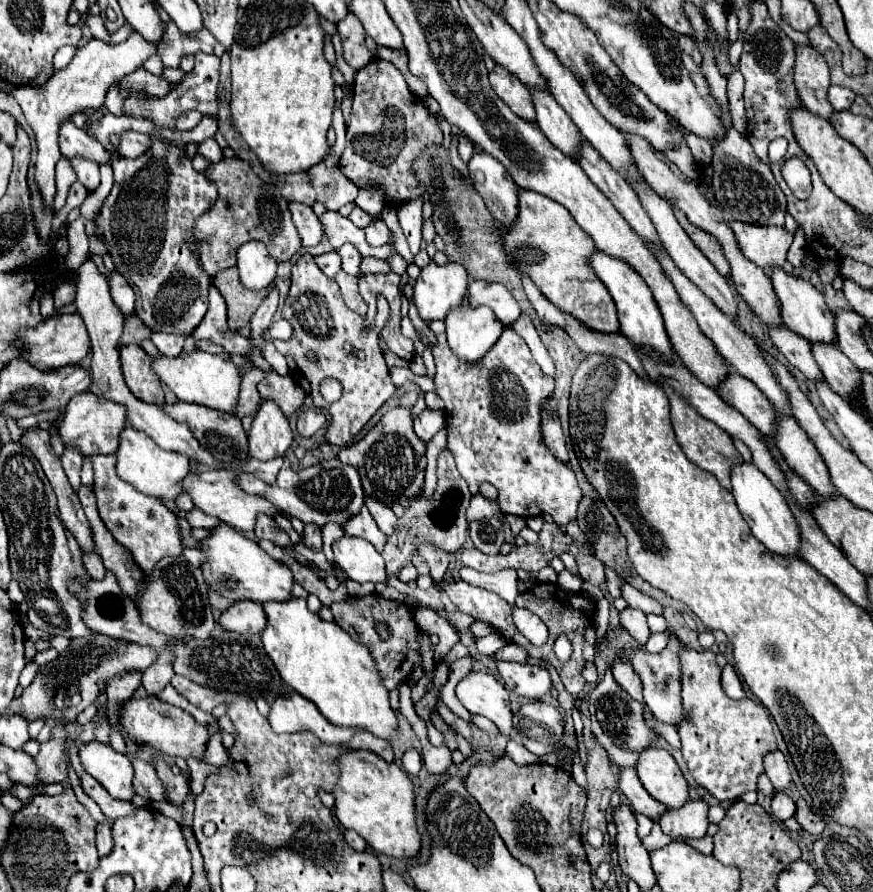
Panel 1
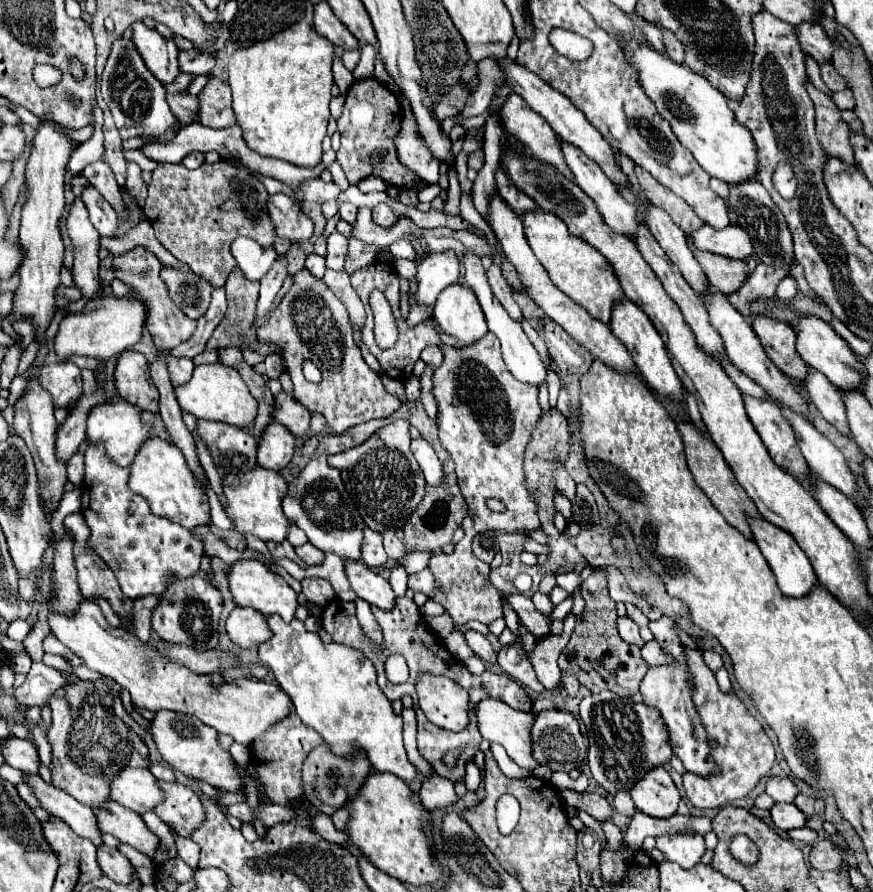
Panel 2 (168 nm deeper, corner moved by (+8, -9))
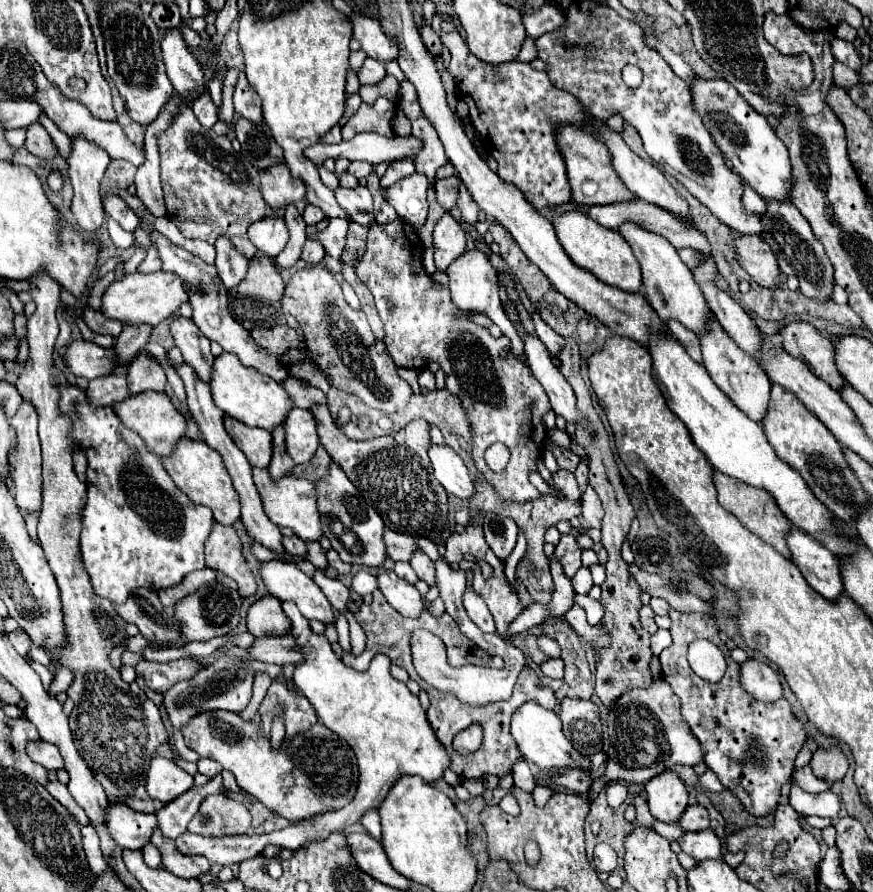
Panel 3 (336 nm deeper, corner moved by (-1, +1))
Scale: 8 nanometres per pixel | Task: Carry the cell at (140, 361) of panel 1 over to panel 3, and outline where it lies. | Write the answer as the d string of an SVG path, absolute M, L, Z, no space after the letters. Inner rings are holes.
M140 352L130 364L128 364L128 390L130 394L140 394L146 390L154 392L164 392L166 386L166 376L156 358L152 358L146 352Z

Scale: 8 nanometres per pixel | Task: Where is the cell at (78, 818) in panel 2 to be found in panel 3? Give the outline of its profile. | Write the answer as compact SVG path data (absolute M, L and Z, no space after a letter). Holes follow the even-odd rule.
M110 802L104 810L104 826L118 846L140 850L144 844L148 844L158 820L154 814L132 812L132 808L124 804Z

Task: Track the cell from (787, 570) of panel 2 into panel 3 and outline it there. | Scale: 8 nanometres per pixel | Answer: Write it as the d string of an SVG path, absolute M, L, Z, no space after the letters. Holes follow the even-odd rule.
M792 524L786 534L786 544L790 548L790 560L798 564L802 576L818 594L834 600L844 592L836 556L832 556L828 548L820 548L812 536L804 536L804 532L800 532L800 528L792 528Z

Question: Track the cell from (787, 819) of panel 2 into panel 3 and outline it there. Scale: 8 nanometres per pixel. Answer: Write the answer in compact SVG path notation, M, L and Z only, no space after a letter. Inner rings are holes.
M792 786L790 806L800 816L834 818L840 812L840 798L832 790L830 792L820 792L820 794L808 794L808 792L802 792L798 786Z

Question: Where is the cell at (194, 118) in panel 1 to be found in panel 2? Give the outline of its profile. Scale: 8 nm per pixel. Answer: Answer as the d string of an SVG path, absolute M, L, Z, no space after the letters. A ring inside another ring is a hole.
M117 38L111 46L111 54L107 58L103 76L101 76L101 94L107 102L119 134L123 140L133 136L159 136L167 128L177 126L179 120L173 116L167 104L165 86L147 70L141 54L137 52L133 40Z

